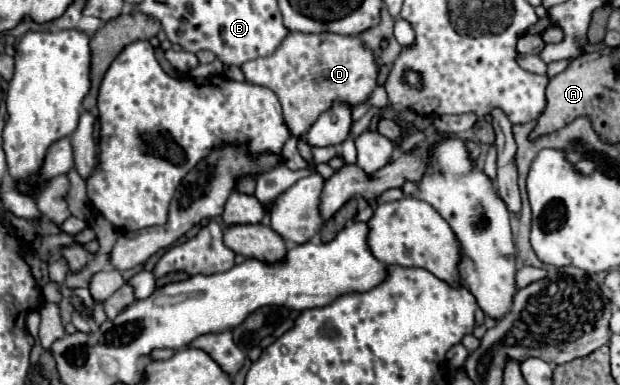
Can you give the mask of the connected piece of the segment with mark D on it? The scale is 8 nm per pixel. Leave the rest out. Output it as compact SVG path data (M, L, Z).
M289 32L275 54L249 60L241 70L247 82L271 88L277 94L283 106L285 124L293 136L305 134L311 124L315 124L315 120L335 104L335 100L343 100L349 108L369 100L377 88L379 76L377 58L361 38L333 32Z

